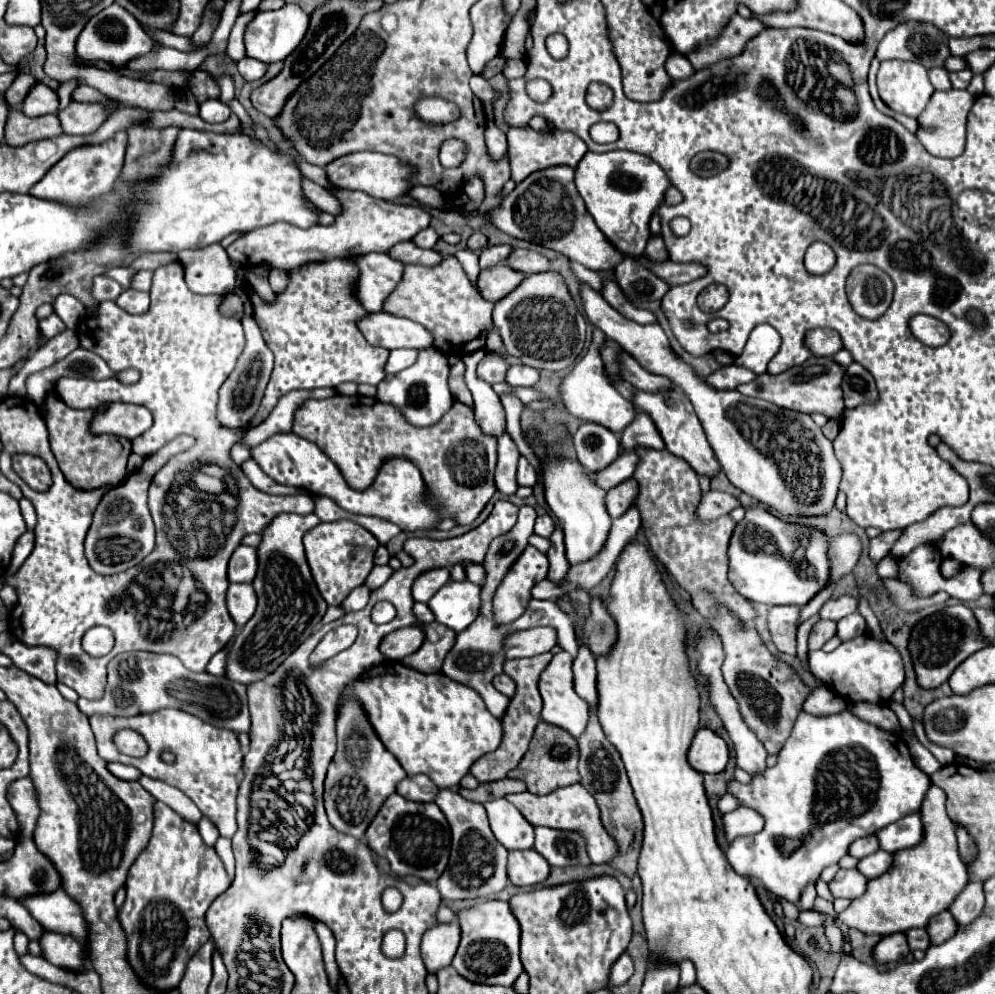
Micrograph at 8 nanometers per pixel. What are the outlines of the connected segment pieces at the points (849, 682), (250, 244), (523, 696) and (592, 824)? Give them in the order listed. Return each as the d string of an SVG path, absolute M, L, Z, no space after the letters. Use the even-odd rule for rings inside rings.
M863 633L851 641L843 641L835 651L809 651L808 662L815 677L819 677L827 687L835 689L837 695L841 695L845 701L867 701L867 703L885 703L891 699L895 689L903 685L905 671L899 651L877 637L871 637L869 633Z
M349 189L333 191L333 195L339 197L339 201L343 203L343 213L339 217L335 217L333 225L329 225L329 227L325 227L325 225L313 225L309 229L299 229L295 225L289 225L289 223L273 223L273 225L267 225L267 227L253 229L253 231L243 233L235 241L235 257L231 257L231 259L239 261L245 267L255 267L255 265L261 265L261 263L269 261L269 263L273 263L275 269L287 271L287 269L299 267L299 265L303 265L307 261L325 261L325 259L331 259L331 257L349 255L353 251L355 251L355 255L365 255L365 253L371 253L371 251L387 251L387 249L391 249L399 241L413 239L415 233L427 229L429 221L431 221L431 215L423 207L389 203L389 201L383 201L383 199L375 199L375 197L367 195L367 193L349 191Z
M543 653L543 655L531 657L531 659L511 659L511 661L505 663L505 673L517 683L517 693L513 695L513 699L509 703L509 709L507 709L507 713L503 717L505 737L503 737L501 747L497 751L483 755L471 767L471 775L479 783L489 783L489 781L505 779L507 773L519 765L521 757L526 753L527 745L529 745L529 741L533 737L533 731L535 731L537 723L541 721L543 701L541 701L541 695L539 695L539 689L537 689L539 675L545 671L545 667L549 665L551 657L553 657L553 653Z
M579 783L557 789L553 795L547 795L547 797L539 797L533 793L521 793L521 795L507 795L505 799L511 801L531 825L581 831L587 839L587 851L589 851L589 857L595 865L609 863L609 861L613 861L613 857L619 855L619 847L615 845L615 839L607 833L607 829L601 823L601 813L599 813L599 805L597 805L595 797Z

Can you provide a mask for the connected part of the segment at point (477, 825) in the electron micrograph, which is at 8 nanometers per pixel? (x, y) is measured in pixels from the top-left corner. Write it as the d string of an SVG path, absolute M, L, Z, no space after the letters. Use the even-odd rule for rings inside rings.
M441 789L435 803L439 809L445 813L451 835L453 835L453 845L451 845L451 857L449 865L443 871L443 875L437 879L437 889L443 899L447 901L459 901L459 899L475 899L483 897L489 899L503 891L509 883L507 879L507 849L495 841L495 835L489 829L487 813L481 803L473 803L459 793L451 789Z

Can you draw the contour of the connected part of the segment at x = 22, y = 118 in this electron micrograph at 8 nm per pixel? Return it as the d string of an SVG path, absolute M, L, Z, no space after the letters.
M11 111L9 121L5 127L5 143L13 147L21 147L31 141L47 139L61 135L61 125L57 115L43 115L43 117L27 117L21 111Z

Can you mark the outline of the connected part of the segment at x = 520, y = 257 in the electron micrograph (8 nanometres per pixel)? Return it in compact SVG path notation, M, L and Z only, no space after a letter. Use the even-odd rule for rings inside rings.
M515 249L509 259L507 265L511 265L511 269L523 271L523 273L539 273L539 271L549 271L551 263L545 255L531 251L531 249Z

